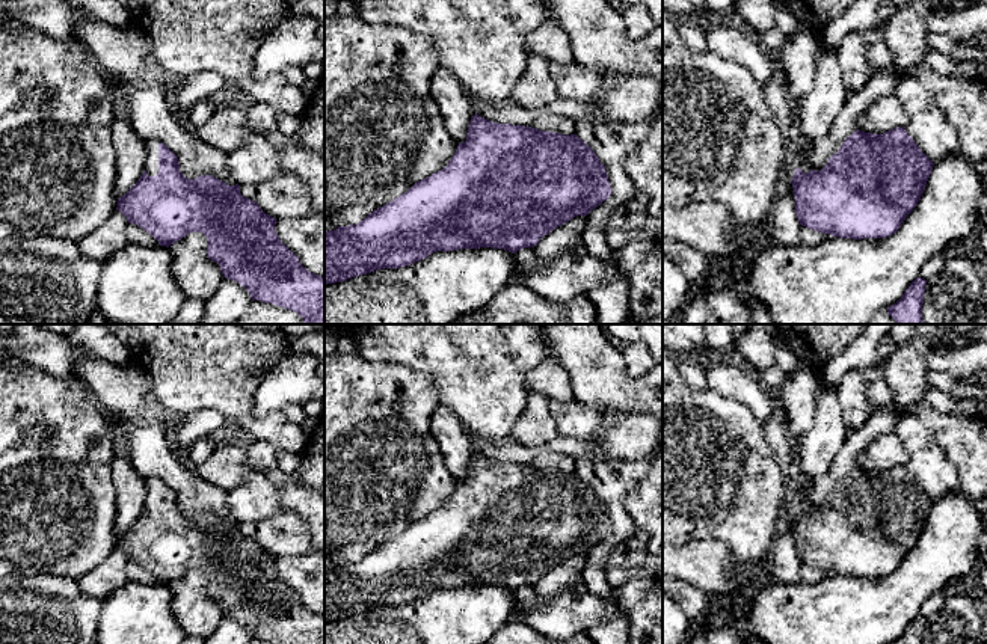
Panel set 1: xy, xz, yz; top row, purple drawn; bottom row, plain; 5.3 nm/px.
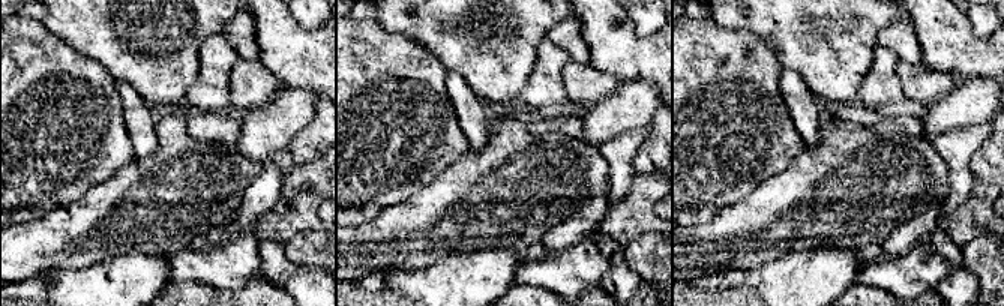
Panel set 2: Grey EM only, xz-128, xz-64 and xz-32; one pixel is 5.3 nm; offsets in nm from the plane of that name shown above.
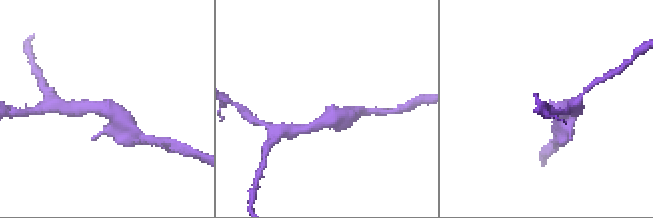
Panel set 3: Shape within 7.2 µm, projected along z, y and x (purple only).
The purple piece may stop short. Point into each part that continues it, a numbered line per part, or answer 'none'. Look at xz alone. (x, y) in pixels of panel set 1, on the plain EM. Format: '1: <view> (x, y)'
none

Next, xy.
1: xy (151, 501)

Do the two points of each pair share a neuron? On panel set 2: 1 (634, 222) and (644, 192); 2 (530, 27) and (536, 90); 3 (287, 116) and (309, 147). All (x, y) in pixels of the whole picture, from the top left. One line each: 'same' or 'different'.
1: same
2: different
3: different

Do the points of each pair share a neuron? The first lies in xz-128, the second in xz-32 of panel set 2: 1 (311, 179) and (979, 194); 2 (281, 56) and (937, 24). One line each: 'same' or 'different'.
1: same
2: same

